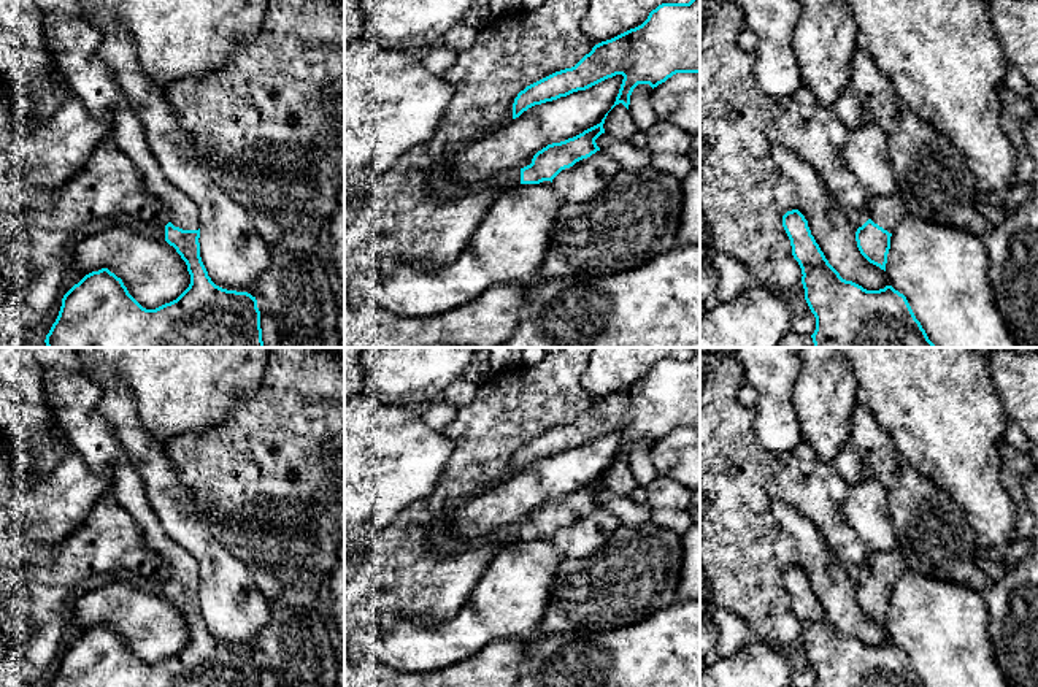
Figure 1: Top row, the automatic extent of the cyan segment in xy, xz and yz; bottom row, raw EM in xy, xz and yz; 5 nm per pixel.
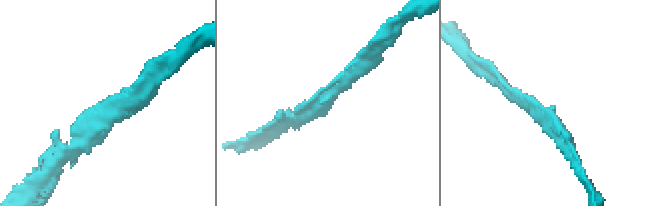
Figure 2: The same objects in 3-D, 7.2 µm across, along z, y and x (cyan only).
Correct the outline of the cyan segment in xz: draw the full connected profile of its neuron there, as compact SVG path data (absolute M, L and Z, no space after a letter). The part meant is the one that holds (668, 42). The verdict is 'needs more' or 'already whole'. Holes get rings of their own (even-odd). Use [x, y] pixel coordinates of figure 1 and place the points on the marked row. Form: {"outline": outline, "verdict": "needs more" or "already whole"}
{"outline": "M700 0L662 3L641 25L595 44L575 67L527 86L514 98L513 119L535 105L586 90L616 75L622 75L624 79L611 109L619 103L629 109L630 95L638 84L649 84L654 89L676 73L700 73Z", "verdict": "already whole"}

